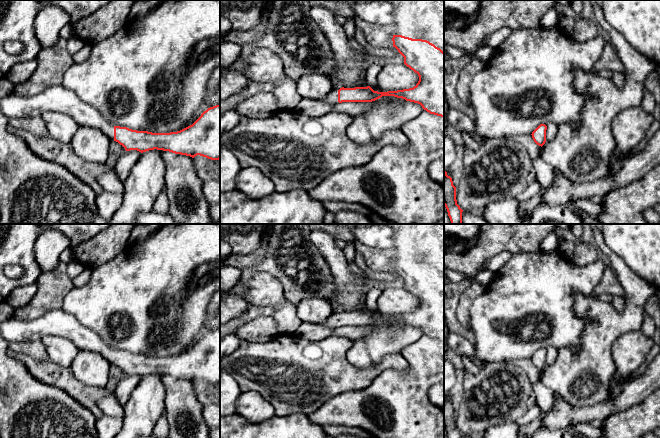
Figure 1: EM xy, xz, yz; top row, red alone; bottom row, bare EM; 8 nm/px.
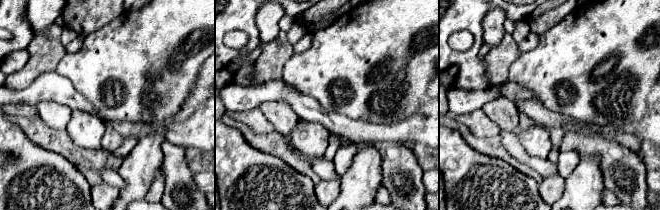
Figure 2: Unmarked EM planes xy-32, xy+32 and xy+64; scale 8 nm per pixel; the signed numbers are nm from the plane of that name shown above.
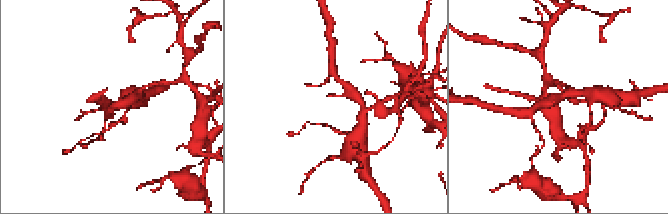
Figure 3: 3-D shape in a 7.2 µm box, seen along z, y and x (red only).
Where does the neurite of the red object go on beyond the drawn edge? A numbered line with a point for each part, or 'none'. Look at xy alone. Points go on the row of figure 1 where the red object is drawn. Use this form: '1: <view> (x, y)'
1: xy (58, 98)

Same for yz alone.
none

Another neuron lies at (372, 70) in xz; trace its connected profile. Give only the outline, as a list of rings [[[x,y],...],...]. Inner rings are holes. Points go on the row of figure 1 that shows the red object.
[[[369,62],[365,71],[365,82],[368,86],[370,87],[377,86],[377,77],[381,70],[382,66]]]

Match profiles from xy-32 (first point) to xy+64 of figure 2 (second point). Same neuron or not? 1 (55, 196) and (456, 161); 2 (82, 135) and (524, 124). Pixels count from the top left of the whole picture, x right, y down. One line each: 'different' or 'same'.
1: same
2: different

